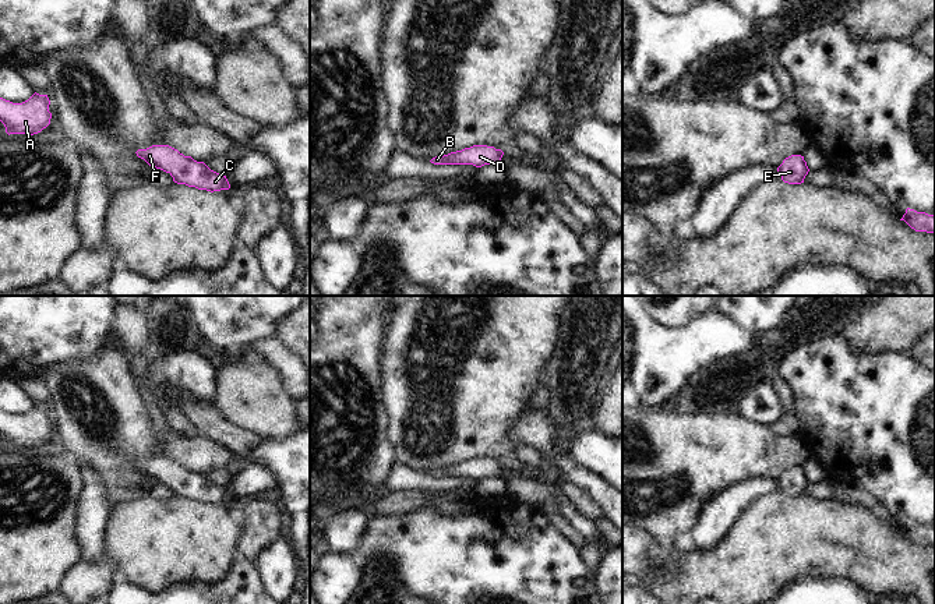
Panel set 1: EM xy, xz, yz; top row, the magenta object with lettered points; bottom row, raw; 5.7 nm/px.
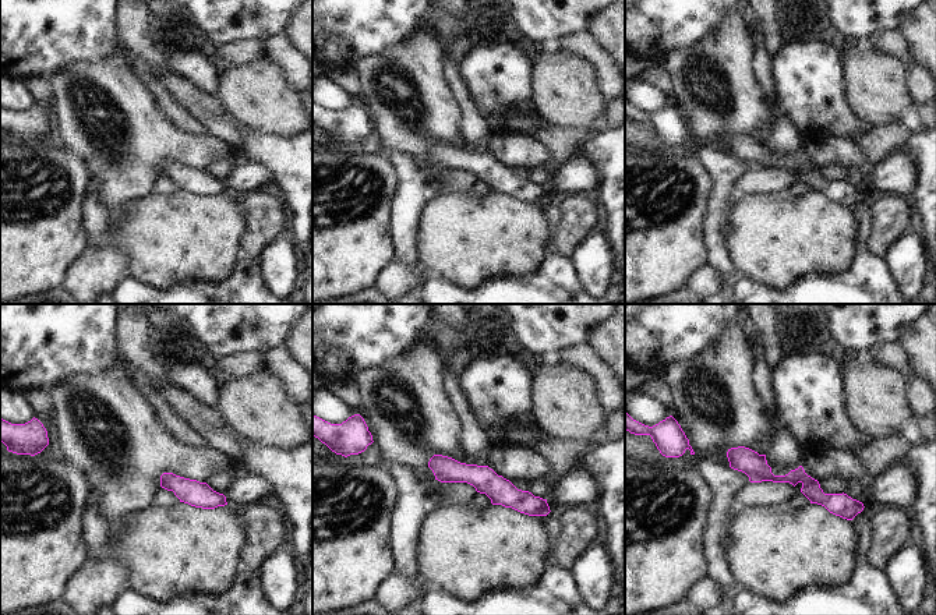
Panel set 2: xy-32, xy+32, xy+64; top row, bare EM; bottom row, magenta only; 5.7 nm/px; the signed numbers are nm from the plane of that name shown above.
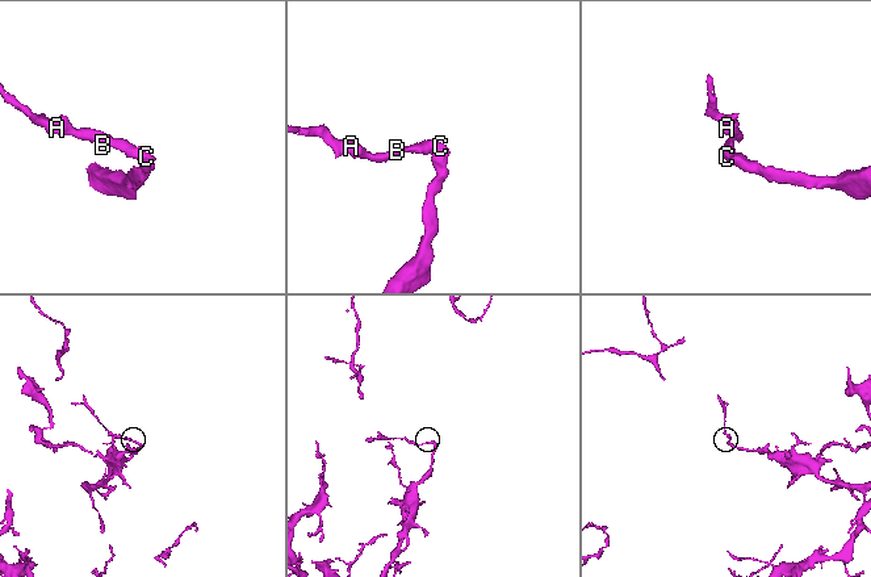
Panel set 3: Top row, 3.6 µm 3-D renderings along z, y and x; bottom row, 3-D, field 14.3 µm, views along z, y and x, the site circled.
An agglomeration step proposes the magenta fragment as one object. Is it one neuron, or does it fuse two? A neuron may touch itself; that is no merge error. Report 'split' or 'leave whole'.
leave whole

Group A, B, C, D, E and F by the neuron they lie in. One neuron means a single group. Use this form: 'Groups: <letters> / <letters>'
Groups: A B C D E F.

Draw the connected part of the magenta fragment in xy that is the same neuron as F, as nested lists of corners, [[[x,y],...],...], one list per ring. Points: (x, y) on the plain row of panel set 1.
[[[152,458],[147,462],[138,462],[135,466],[149,478],[169,485],[177,497],[211,505],[230,501],[226,488],[211,483],[204,474],[184,469],[169,458]]]

